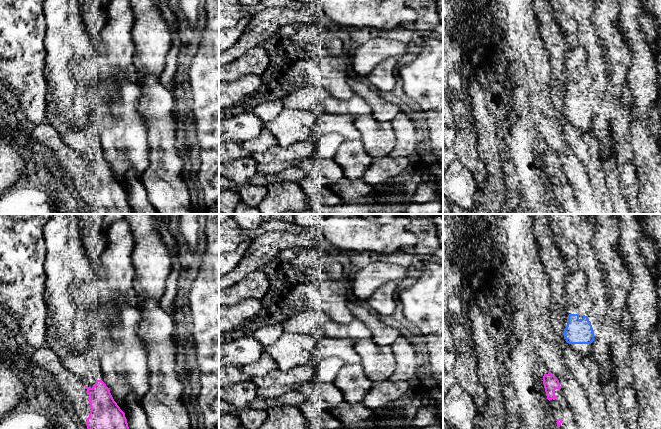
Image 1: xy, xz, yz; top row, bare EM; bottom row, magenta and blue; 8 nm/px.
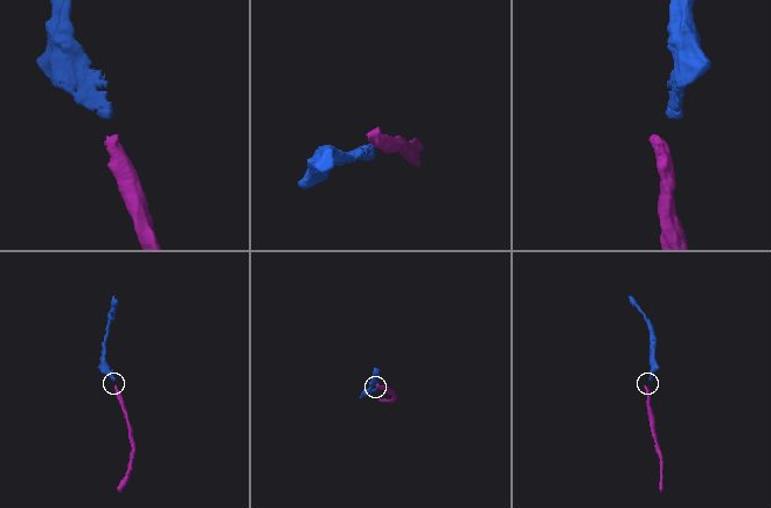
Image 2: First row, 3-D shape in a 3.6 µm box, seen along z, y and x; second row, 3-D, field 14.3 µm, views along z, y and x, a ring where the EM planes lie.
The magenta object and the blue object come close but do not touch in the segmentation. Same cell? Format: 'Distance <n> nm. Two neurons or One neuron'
Distance 280 nm. One neuron

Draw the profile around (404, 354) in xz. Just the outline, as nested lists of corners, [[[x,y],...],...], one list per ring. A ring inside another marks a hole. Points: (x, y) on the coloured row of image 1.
[[[400,336],[391,347],[395,355],[396,369],[389,379],[394,382],[408,382],[413,378],[416,370],[415,352],[411,343],[405,337]]]

